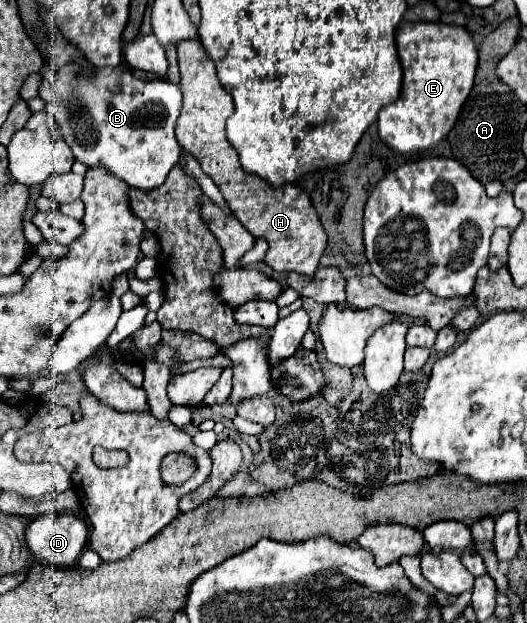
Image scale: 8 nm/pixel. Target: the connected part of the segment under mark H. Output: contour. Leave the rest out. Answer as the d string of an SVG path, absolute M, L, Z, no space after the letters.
M198 39L178 43L178 65L182 75L180 89L184 95L182 113L176 123L176 139L180 147L200 163L202 171L208 177L212 177L238 221L254 237L264 237L268 241L270 249L264 259L268 267L278 273L296 271L302 275L314 275L318 261L326 249L328 235L318 219L308 191L296 183L286 183L274 189L258 175L242 171L238 153L226 137L226 121L234 113L234 103L232 97L222 89L216 77L214 63L208 59Z

